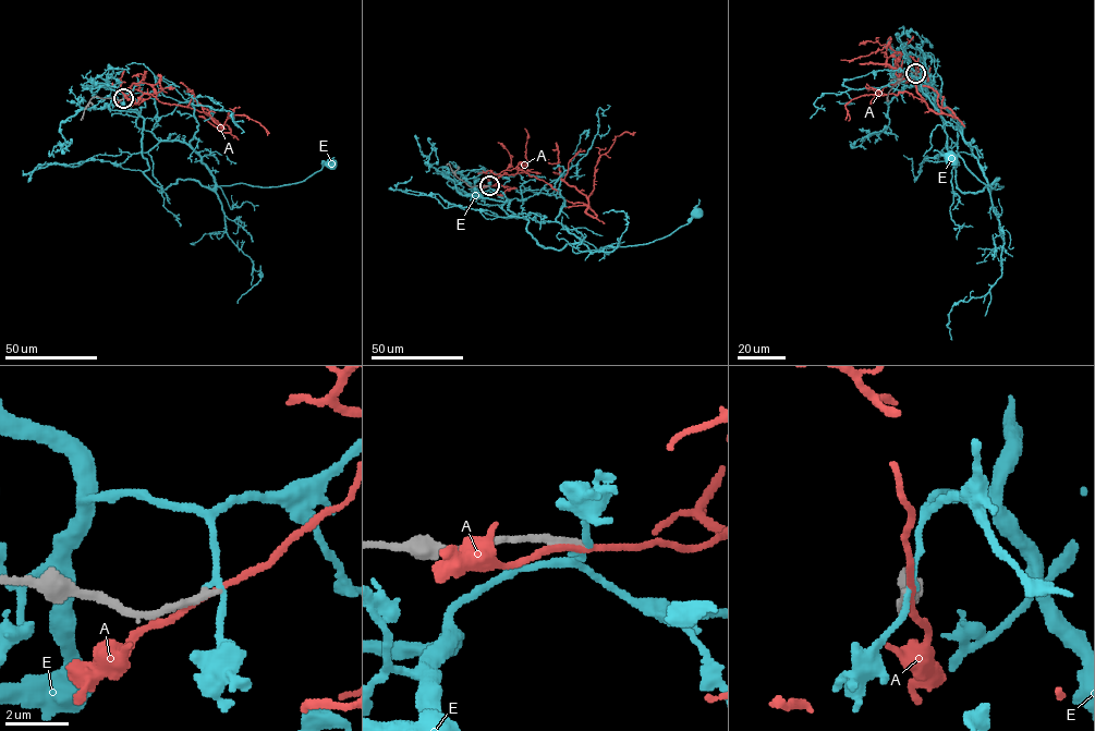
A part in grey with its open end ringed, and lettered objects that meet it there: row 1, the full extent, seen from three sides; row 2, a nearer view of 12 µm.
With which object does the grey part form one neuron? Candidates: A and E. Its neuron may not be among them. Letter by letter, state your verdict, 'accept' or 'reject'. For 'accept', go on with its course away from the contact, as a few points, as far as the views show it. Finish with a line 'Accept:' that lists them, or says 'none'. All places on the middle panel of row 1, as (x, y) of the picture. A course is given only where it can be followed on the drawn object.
A: reject
E: reject
Accept: none

